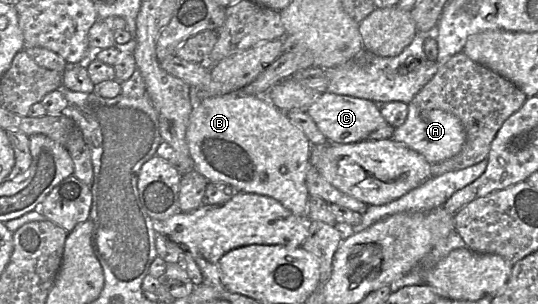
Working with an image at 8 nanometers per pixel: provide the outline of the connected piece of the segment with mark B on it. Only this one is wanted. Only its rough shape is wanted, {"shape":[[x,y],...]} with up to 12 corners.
{"shape":[[263,96],[193,106],[186,140],[209,182],[307,216],[312,145]]}

